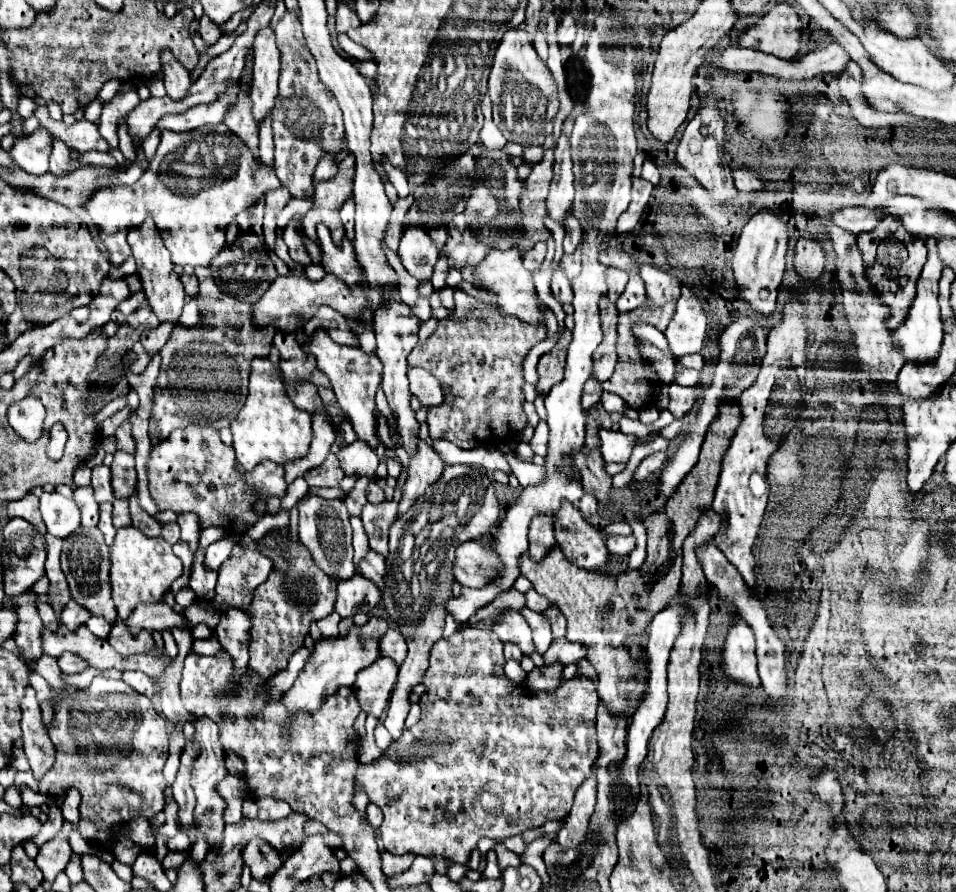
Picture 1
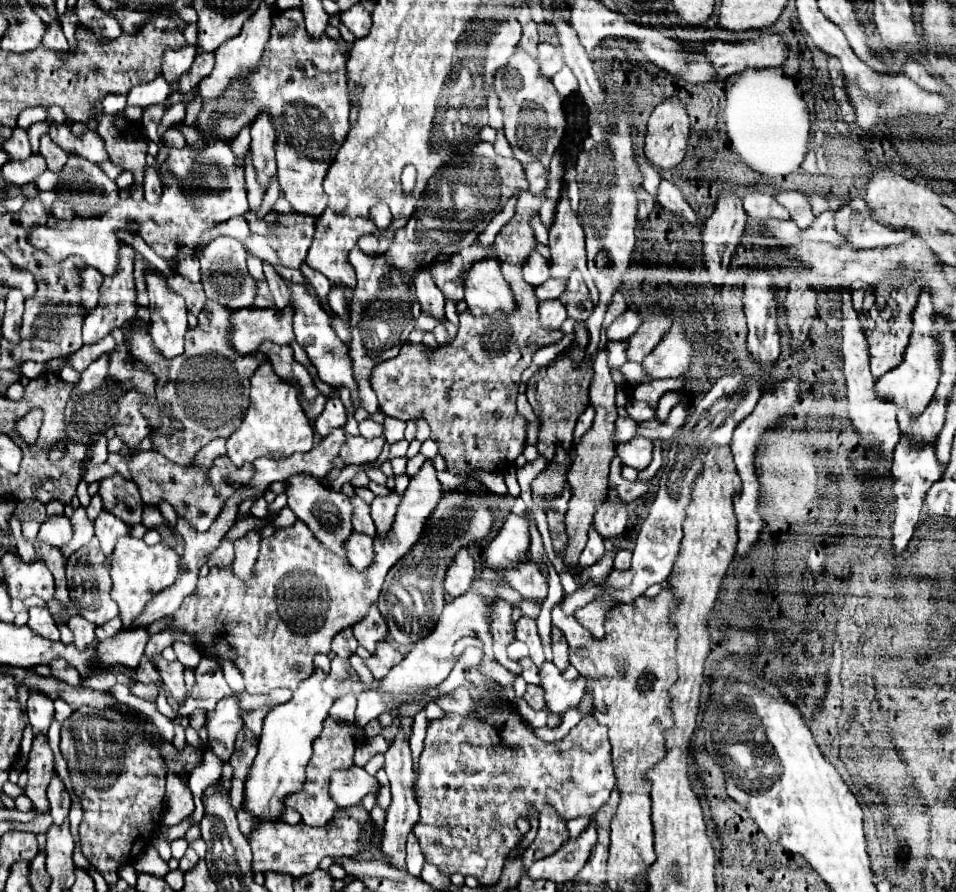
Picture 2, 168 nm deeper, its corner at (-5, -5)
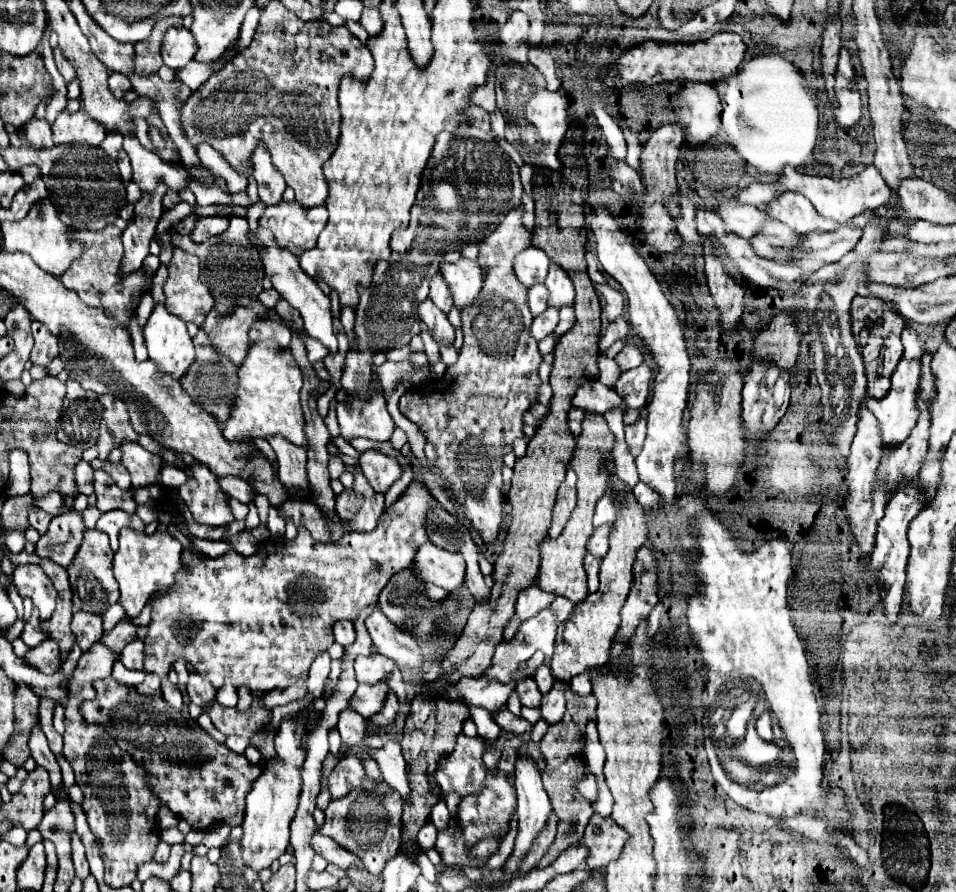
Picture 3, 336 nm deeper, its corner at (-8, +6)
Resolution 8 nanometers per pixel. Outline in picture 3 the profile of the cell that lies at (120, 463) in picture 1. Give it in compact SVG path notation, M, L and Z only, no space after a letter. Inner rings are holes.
M104 470L94 472L94 492L96 492L96 506L100 512L108 512L114 508L120 508L128 514L136 512L136 500L134 500L134 488L122 490L116 486L116 482L106 474Z

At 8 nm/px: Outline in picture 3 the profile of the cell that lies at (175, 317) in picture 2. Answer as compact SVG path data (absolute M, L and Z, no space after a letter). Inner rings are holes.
M166 304L154 306L144 326L144 342L148 358L158 366L156 378L166 372L174 380L180 380L180 374L184 374L194 360L194 346L186 322L172 314Z

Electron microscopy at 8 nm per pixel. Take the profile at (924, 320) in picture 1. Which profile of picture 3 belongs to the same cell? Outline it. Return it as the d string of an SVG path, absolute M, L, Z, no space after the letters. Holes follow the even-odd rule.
M906 326L902 332L902 344L904 344L904 356L898 362L894 374L892 374L892 386L886 392L884 398L866 398L868 408L874 412L874 416L880 420L880 428L884 428L884 448L896 446L900 442L904 442L912 428L916 426L916 420L920 416L918 410L918 388L920 388L920 368L922 368L922 336L914 326Z

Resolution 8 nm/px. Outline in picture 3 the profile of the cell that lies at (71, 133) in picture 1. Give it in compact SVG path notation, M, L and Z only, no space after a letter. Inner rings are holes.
M60 112L56 122L52 124L54 142L56 144L72 144L72 142L84 142L90 146L100 146L106 138L106 128L96 124L90 116L84 116L84 112L66 114Z

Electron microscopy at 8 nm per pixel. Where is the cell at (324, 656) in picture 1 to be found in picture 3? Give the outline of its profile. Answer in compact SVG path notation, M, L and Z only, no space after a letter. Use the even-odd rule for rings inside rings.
M314 700L306 708L302 708L294 718L282 720L282 724L274 736L276 754L262 762L262 766L260 766L262 772L252 782L252 788L246 794L246 808L244 808L244 820L242 820L244 836L242 836L240 844L242 844L244 862L248 862L248 866L252 866L256 872L270 866L278 856L282 856L286 852L288 834L290 834L288 828L290 828L292 816L298 808L298 798L300 798L300 788L302 788L302 774L300 772L304 766L304 758L306 758L304 746L308 742L308 736L314 732L318 718L320 718L318 710L312 704L314 704ZM300 724L304 726L304 730L298 736Z

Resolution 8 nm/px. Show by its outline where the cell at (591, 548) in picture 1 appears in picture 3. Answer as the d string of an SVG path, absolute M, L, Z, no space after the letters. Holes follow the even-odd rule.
M568 468L566 480L558 488L558 498L556 498L554 512L552 512L552 526L548 532L550 538L560 536L560 532L564 530L564 524L566 524L574 506L576 506L576 474Z

